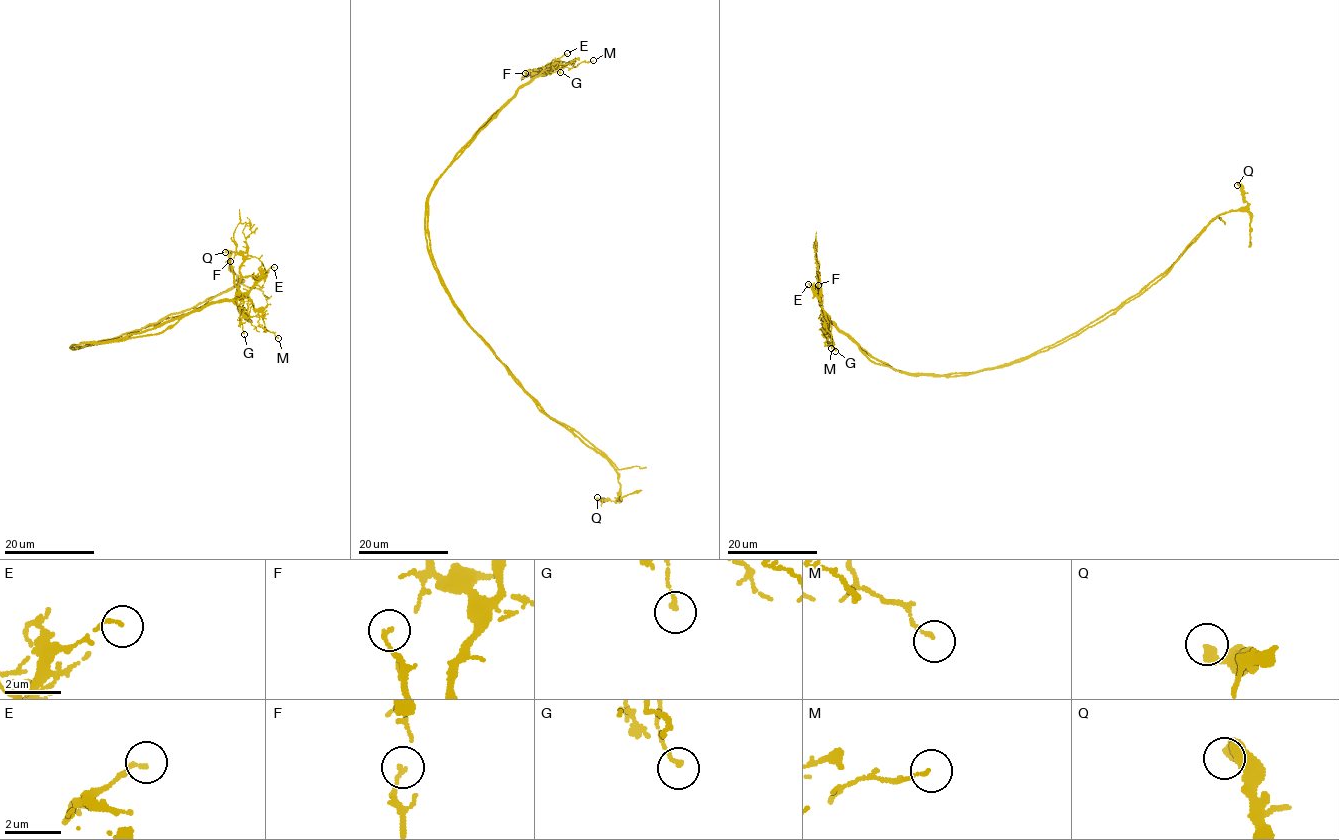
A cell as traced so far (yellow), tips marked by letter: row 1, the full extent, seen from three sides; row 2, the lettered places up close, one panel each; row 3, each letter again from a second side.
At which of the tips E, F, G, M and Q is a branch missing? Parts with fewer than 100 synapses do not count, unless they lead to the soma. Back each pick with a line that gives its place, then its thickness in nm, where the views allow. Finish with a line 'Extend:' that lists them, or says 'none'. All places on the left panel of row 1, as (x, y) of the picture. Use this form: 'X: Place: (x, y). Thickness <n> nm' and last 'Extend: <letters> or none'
Extend: none

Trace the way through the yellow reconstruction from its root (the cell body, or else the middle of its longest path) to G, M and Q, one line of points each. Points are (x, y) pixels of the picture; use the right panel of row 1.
G: (1012, 361), (952, 376), (912, 374), (870, 356), (836, 324), (826, 321), (835, 351)
M: (1012, 361), (952, 376), (912, 374), (891, 368), (870, 356), (825, 315), (826, 328), (831, 334), (831, 348)
Q: (1012, 361), (1030, 357), (1078, 332), (1136, 295), (1179, 258), (1212, 221), (1247, 205), (1241, 185), (1237, 185)

